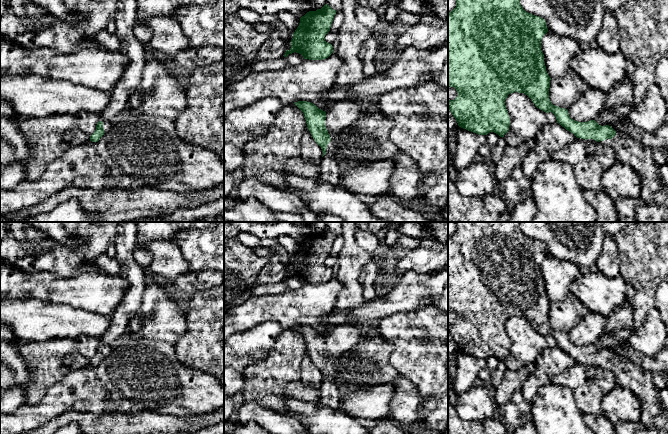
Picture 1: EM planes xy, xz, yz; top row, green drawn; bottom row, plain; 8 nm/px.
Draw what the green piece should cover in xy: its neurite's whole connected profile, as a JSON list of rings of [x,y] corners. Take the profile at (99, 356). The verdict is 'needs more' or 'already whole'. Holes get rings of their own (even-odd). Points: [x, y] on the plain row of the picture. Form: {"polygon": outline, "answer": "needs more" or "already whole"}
{"polygon": [[[99,345],[96,349],[95,356],[90,360],[90,365],[98,366],[100,362],[112,352],[112,346]]], "answer": "needs more"}

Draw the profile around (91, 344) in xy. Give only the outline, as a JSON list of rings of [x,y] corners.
[[[85,335],[76,338],[76,347],[79,353],[87,357],[89,360],[95,356],[96,349],[99,345],[101,345],[100,341]]]

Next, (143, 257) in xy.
[[[135,247],[133,251],[133,256],[137,264],[145,271],[147,271],[152,261],[151,252],[146,248]]]

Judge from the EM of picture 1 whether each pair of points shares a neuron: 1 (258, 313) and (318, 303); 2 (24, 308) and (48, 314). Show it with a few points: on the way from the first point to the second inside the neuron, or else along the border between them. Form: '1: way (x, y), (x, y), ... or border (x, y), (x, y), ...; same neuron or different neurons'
1: way (271, 307), (285, 307), (289, 303), (303, 303); same neuron
2: way (30, 314), (42, 314); same neuron

